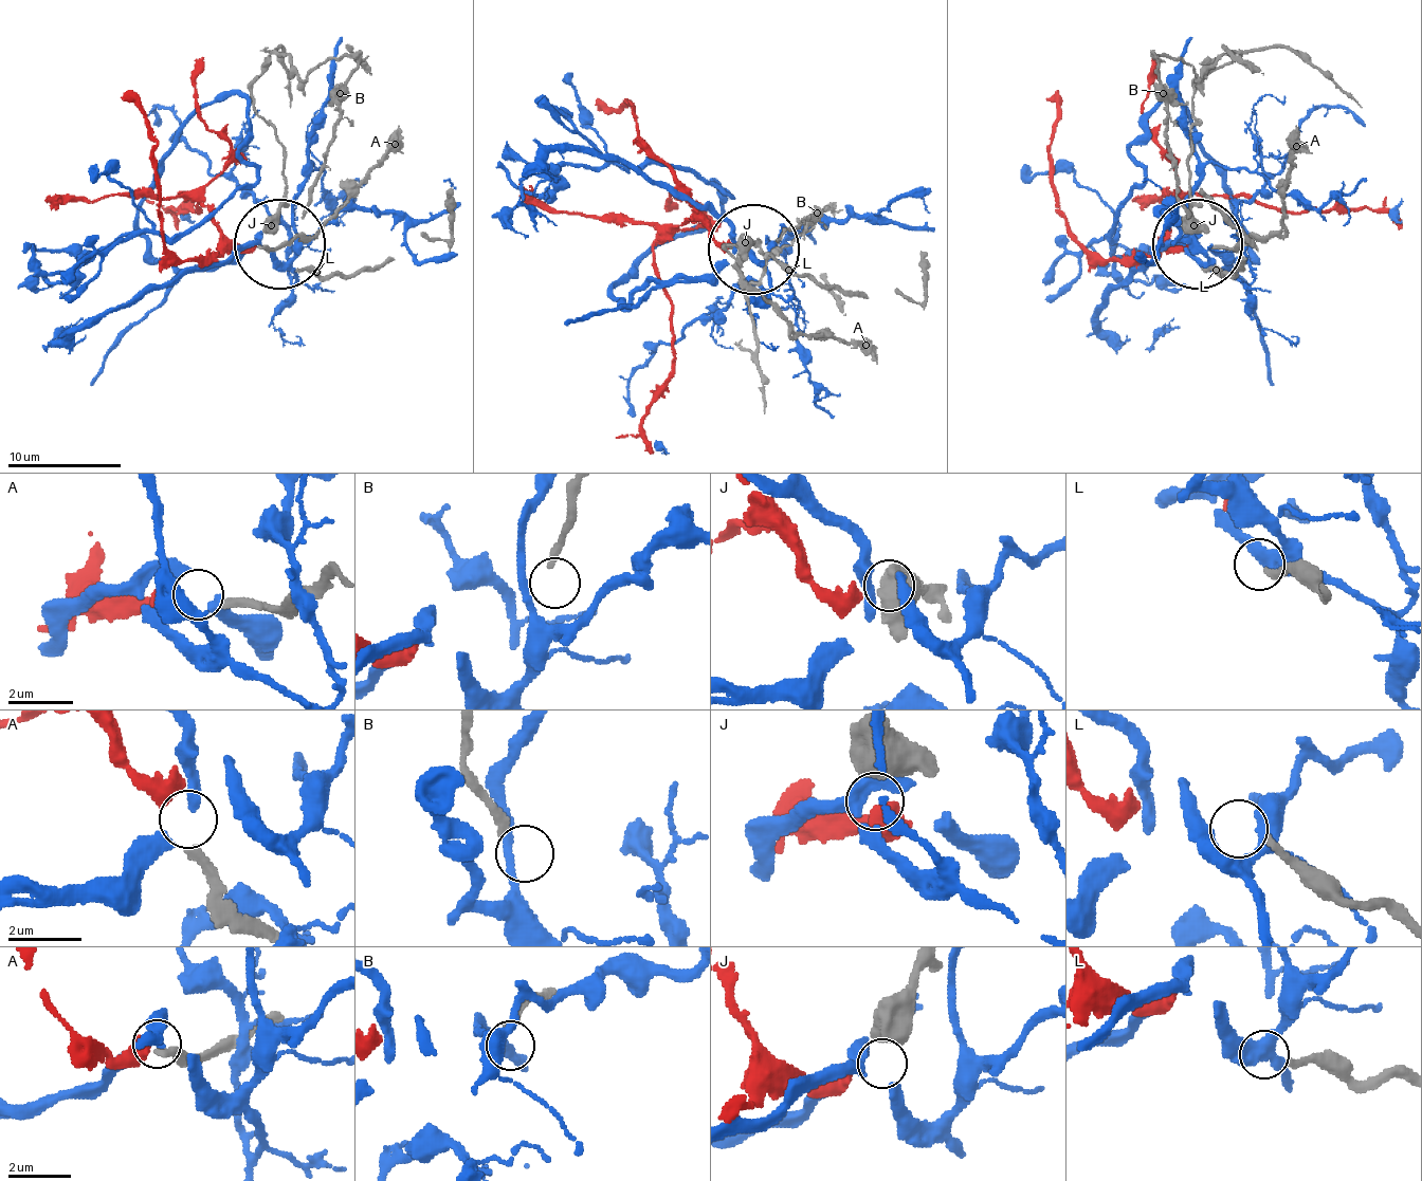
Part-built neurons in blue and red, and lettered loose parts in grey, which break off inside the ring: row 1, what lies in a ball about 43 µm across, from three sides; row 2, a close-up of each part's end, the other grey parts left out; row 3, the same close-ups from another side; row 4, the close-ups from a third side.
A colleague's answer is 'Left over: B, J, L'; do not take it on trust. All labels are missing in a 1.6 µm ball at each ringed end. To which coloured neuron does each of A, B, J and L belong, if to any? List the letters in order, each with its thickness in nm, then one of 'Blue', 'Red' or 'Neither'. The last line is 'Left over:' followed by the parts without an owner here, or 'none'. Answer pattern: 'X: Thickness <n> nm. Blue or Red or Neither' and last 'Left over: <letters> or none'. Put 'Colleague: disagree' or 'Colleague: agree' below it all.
A: Thickness 280 nm. Red
B: Thickness 240 nm. Neither
J: Thickness 850 nm. Neither
L: Thickness 200 nm. Neither
Left over: B, J, L
Colleague: agree

